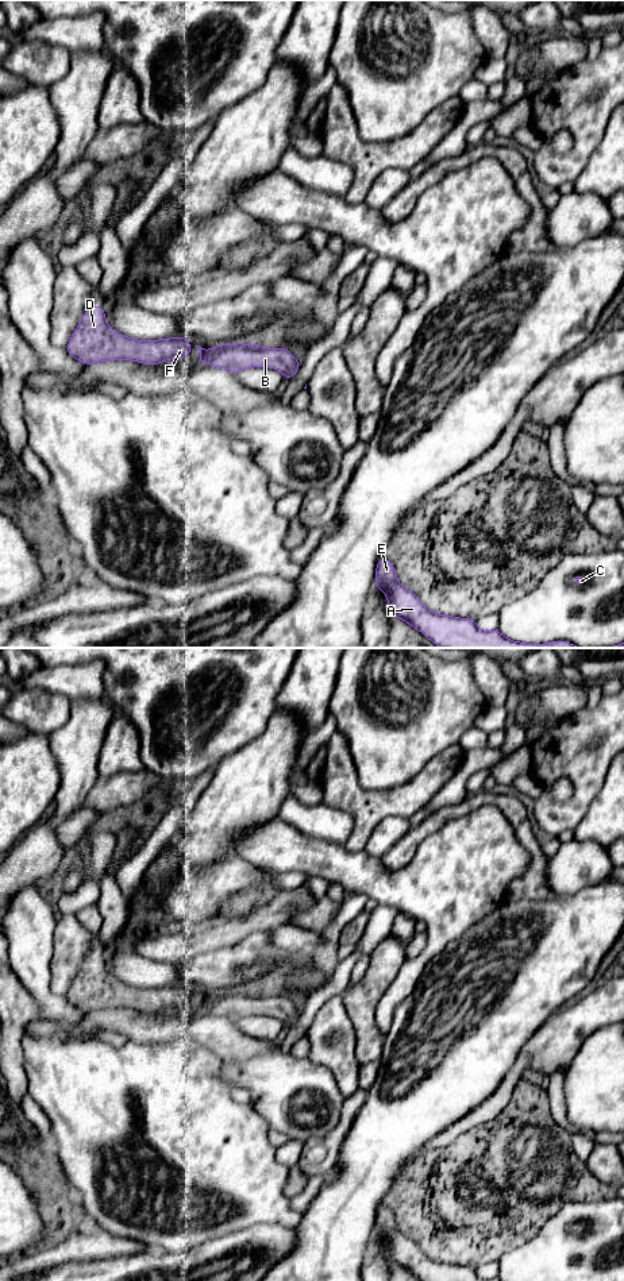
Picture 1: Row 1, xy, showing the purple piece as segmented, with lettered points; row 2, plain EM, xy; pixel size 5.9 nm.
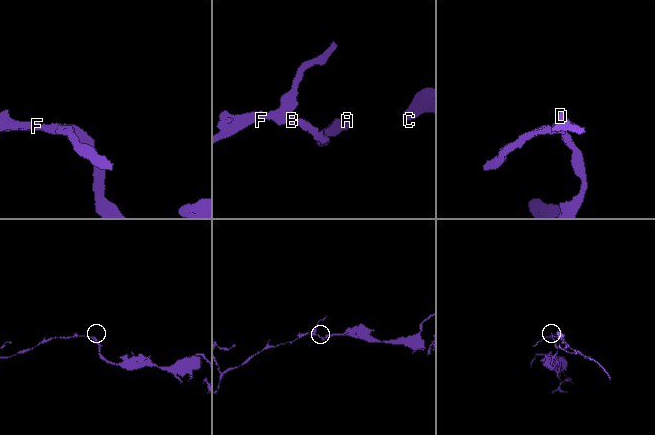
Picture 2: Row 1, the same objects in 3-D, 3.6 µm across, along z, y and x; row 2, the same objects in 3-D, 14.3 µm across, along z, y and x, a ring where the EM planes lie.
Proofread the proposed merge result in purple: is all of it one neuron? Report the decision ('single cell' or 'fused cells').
single cell

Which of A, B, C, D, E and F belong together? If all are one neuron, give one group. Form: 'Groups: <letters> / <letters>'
Groups: A B C D E F

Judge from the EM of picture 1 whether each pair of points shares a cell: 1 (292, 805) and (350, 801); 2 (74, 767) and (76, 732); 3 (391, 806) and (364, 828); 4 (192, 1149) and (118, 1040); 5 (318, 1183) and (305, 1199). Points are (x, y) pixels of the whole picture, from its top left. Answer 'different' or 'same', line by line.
1: different
2: same
3: same
4: different
5: same

